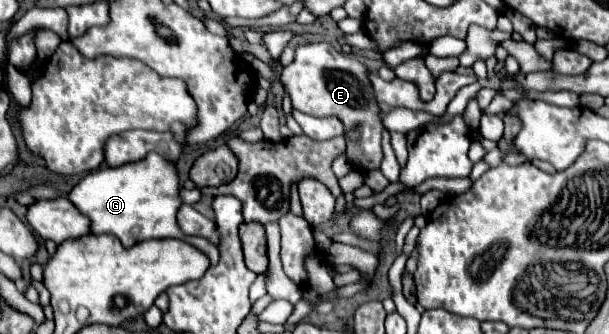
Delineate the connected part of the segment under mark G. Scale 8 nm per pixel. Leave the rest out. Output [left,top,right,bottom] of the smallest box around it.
[70,152,220,265]

